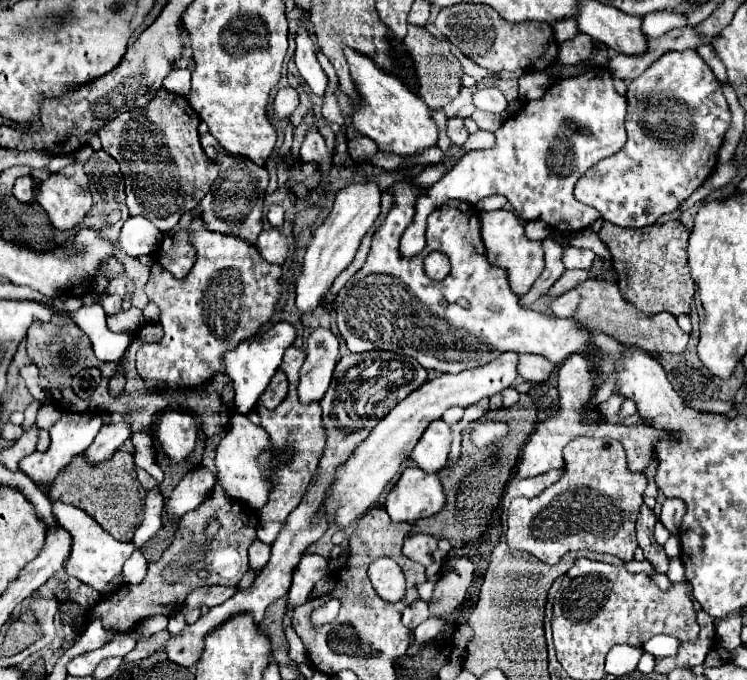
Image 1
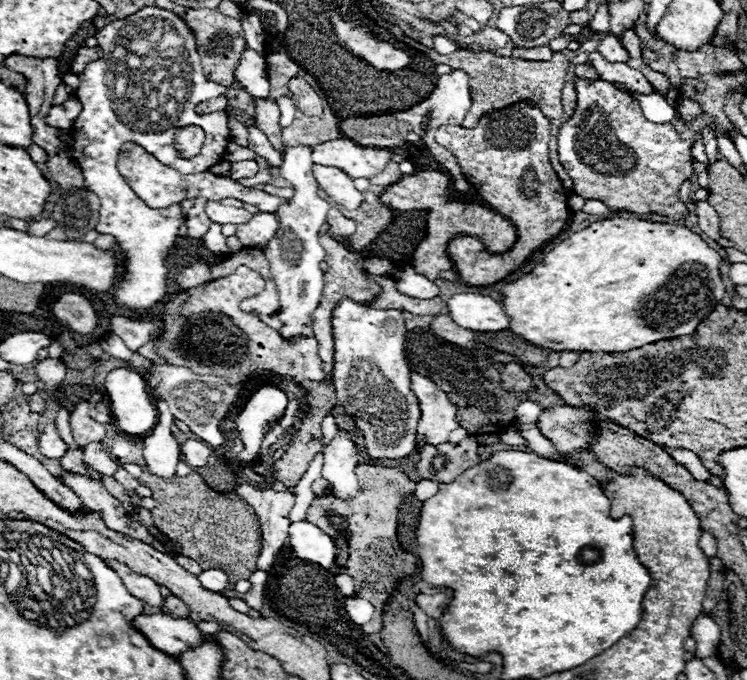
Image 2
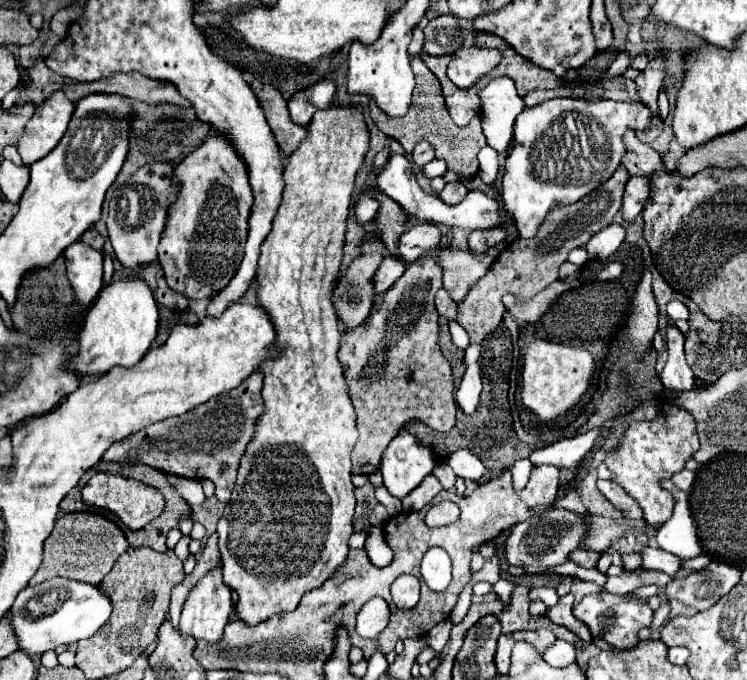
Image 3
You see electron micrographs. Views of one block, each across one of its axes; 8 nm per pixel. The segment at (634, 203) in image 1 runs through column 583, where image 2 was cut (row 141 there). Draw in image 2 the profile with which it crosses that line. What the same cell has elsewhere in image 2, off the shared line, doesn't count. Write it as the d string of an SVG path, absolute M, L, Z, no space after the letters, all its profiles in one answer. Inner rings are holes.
M190 126L190 128L182 128L182 132L178 132L174 146L178 148L178 152L182 152L182 156L196 156L202 148L202 140L204 140L202 128Z

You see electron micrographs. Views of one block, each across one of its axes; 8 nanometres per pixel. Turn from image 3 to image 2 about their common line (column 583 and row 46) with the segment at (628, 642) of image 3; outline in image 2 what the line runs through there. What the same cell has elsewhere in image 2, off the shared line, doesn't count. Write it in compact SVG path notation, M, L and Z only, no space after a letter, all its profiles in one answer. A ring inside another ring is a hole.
M608 34L608 38L604 38L598 46L598 52L608 60L608 62L626 62L628 60L628 52L622 48L620 40L614 34Z

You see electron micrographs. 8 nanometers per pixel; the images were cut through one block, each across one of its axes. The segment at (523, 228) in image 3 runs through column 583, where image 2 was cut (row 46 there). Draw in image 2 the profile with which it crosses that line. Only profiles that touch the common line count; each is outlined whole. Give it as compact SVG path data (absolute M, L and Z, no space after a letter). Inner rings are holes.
M144 6L140 12L106 24L98 30L96 40L104 56L86 66L80 86L74 92L82 102L82 112L74 122L72 158L82 170L86 188L102 202L96 232L114 236L118 252L124 258L124 276L114 288L114 300L126 316L146 318L168 294L166 258L186 218L180 204L162 210L148 208L116 170L118 152L124 142L134 142L176 172L206 172L206 168L212 168L224 158L230 142L228 112L220 110L198 116L194 106L208 98L226 96L226 88L206 80L194 32L170 10ZM184 126L200 126L206 132L202 150L194 158L180 158L174 148L174 132Z

